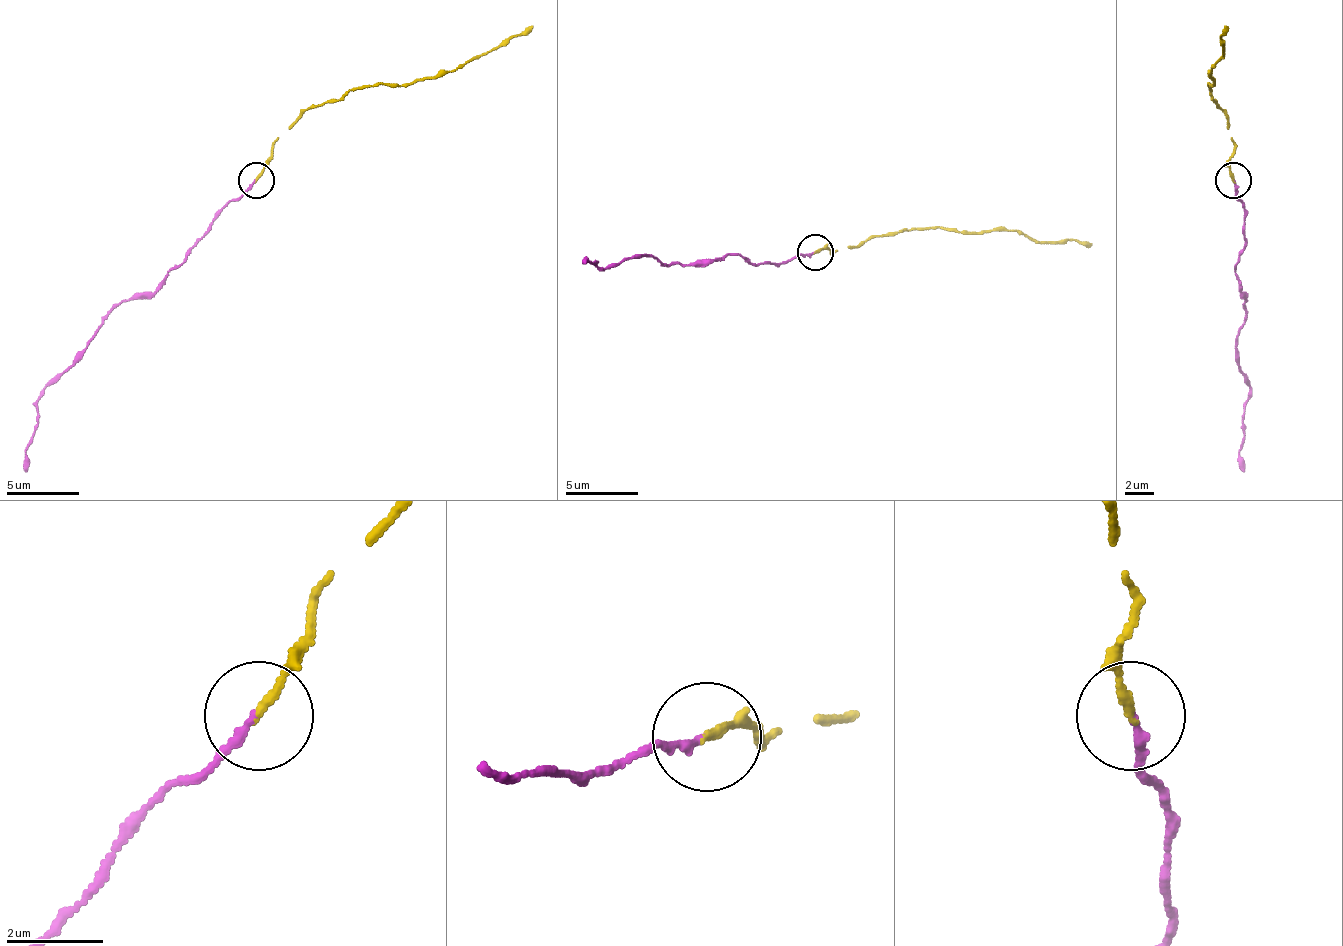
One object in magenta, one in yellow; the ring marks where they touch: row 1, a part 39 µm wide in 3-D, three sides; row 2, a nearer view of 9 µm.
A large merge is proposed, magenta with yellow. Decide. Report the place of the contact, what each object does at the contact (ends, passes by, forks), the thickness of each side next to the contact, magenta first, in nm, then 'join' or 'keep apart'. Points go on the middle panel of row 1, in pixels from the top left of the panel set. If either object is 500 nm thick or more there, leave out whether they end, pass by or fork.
at (815, 252); magenta ends there; yellow ends there; 170 nm thick on the magenta side, 180 nm on the other; join

